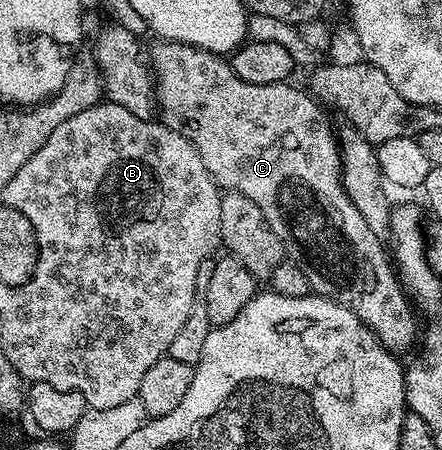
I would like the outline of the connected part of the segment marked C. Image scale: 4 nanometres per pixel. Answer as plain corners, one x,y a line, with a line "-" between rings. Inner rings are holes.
163,40
157,41
155,44
157,46
150,50
150,65
156,84
158,114
164,125
170,127
174,132
186,136
186,140
190,140
190,144
194,144
198,156
202,156
202,164
206,164
206,172
210,172
210,176
215,180
217,186
233,194
246,196
250,200
254,200
254,204
258,204
258,208
262,212
266,224
274,232
274,236
278,236
278,240
284,242
285,255
291,261
296,262
298,268
302,268
302,272
306,272
306,280
310,280
312,290
315,293
319,294
321,298
329,298
346,308
350,308
350,312
354,312
354,316
358,316
372,329
376,339
389,352
397,356
404,356
404,353
416,342
416,318
412,315
414,308
409,297
404,293
397,273
394,271
394,264
389,253
387,256
384,252
384,246
380,243
383,242
381,235
375,234
370,228
370,224
366,224
362,212
358,212
358,208
354,208
350,196
344,191
342,155
340,153
338,134
334,126
332,130
331,120
324,115
326,113
325,107
317,102
307,89
301,88
299,90
298,87
292,86
293,84
288,82
246,84
246,80
242,80
242,76
238,76
234,72
232,63
227,57
211,54
209,50
203,50
197,46
182,44
181,42
165,42

